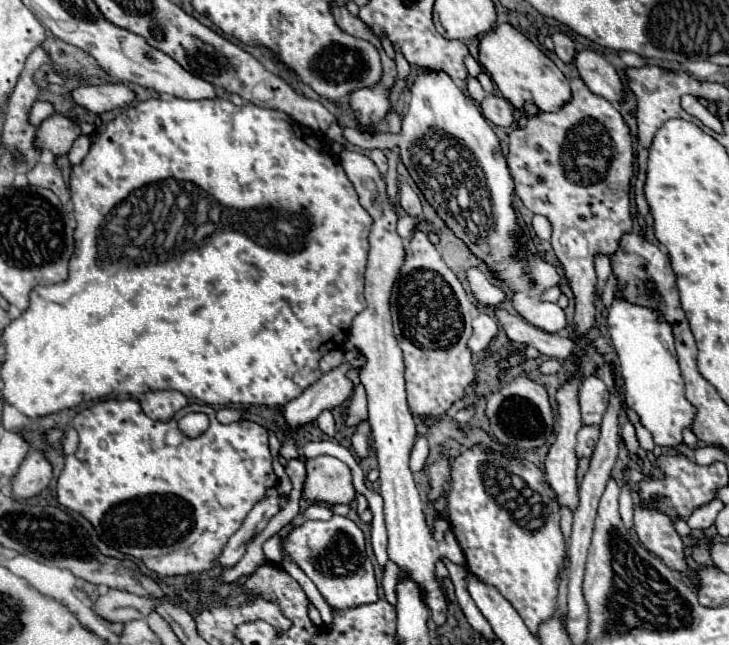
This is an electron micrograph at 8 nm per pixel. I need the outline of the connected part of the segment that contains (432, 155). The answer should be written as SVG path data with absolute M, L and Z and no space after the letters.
M419 70L411 88L409 114L403 116L401 134L363 132L345 127L343 137L345 143L363 150L399 146L401 160L425 200L451 232L485 262L495 278L509 286L513 308L543 332L557 334L567 326L563 308L555 302L541 300L547 288L559 284L559 274L547 260L529 250L531 238L523 232L513 208L515 186L501 150L501 140L483 118L473 98L465 96L445 72Z

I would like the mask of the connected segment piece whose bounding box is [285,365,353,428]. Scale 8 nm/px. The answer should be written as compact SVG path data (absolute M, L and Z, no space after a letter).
M345 365L345 370L335 368L323 374L313 386L309 386L309 390L291 400L285 406L285 424L289 428L301 426L315 420L321 410L331 410L343 404L353 394L353 382L345 376L350 369L351 365Z

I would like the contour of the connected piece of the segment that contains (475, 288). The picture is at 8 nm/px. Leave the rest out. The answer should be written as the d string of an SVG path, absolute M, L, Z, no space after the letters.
M471 268L467 272L467 280L469 280L469 288L471 294L477 298L477 302L485 308L495 308L501 300L503 300L503 292L501 288L493 286L487 276L483 272L479 272L477 268Z

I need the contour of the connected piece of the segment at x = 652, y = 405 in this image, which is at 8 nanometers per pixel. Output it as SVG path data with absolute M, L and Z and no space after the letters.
M613 300L607 314L611 342L619 356L619 368L625 378L625 402L637 412L639 422L651 432L661 448L677 448L683 442L681 432L691 428L697 408L685 398L685 380L675 354L674 336L667 322L657 320L657 312L633 306L625 300Z

